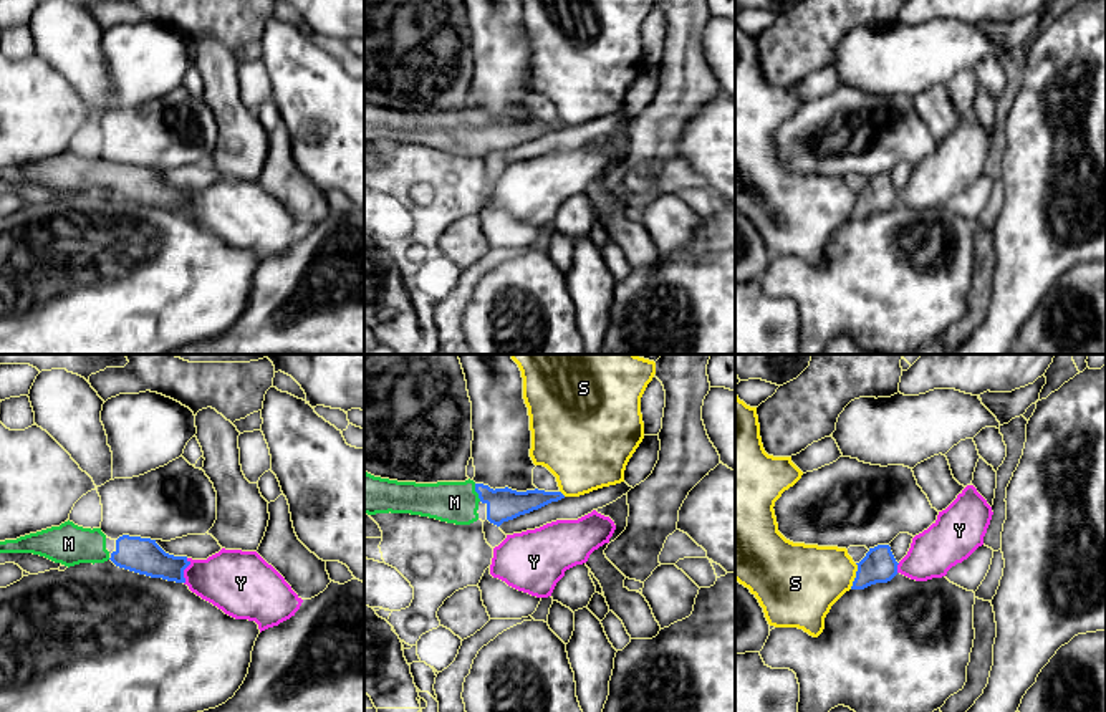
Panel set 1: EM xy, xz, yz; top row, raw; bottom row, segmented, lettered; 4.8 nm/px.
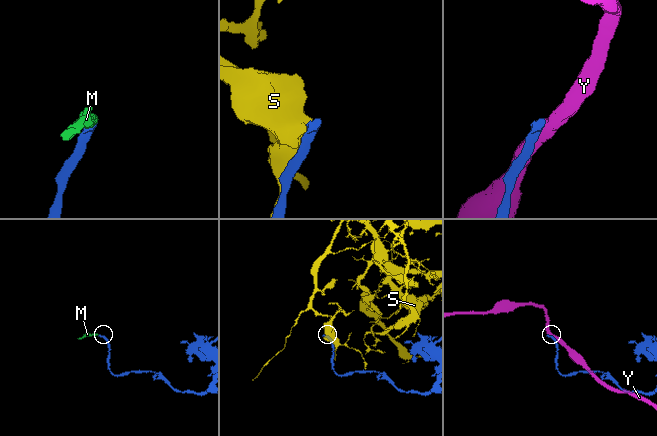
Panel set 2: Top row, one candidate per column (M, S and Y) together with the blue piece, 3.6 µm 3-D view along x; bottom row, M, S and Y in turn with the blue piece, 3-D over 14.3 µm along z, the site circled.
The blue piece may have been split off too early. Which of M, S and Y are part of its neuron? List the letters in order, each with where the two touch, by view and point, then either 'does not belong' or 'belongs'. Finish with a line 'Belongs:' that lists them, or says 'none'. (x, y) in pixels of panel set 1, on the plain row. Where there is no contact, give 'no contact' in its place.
M: meets blue in xz at (477, 121); belongs
S: meets blue in yz at (856, 206); does not belong
Y: meets blue in xy at (182, 201); does not belong
Belongs: M

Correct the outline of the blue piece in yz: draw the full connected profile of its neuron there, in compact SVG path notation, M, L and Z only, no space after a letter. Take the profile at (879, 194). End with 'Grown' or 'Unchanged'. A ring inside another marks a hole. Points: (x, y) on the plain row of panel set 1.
M889 174L869 177L866 185L856 192L858 200L851 219L864 219L876 212L887 212L897 204L897 190Z. Unchanged

